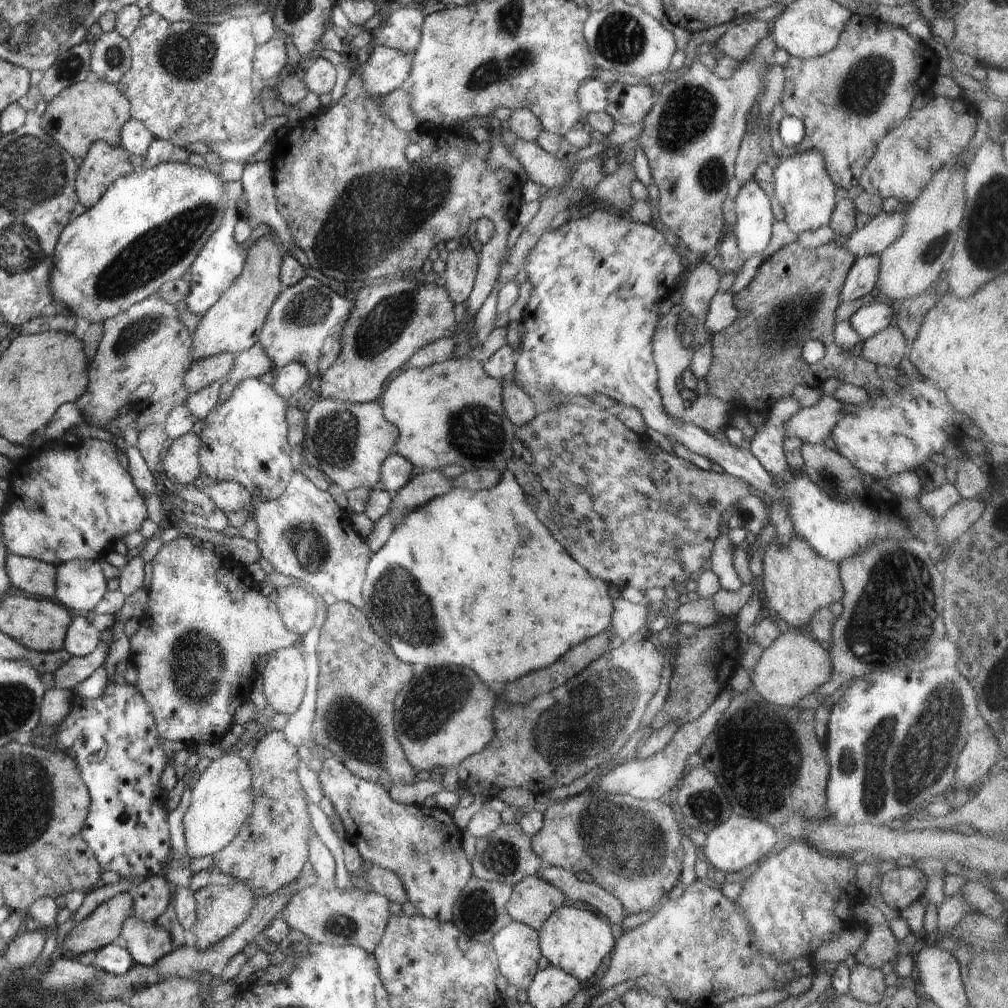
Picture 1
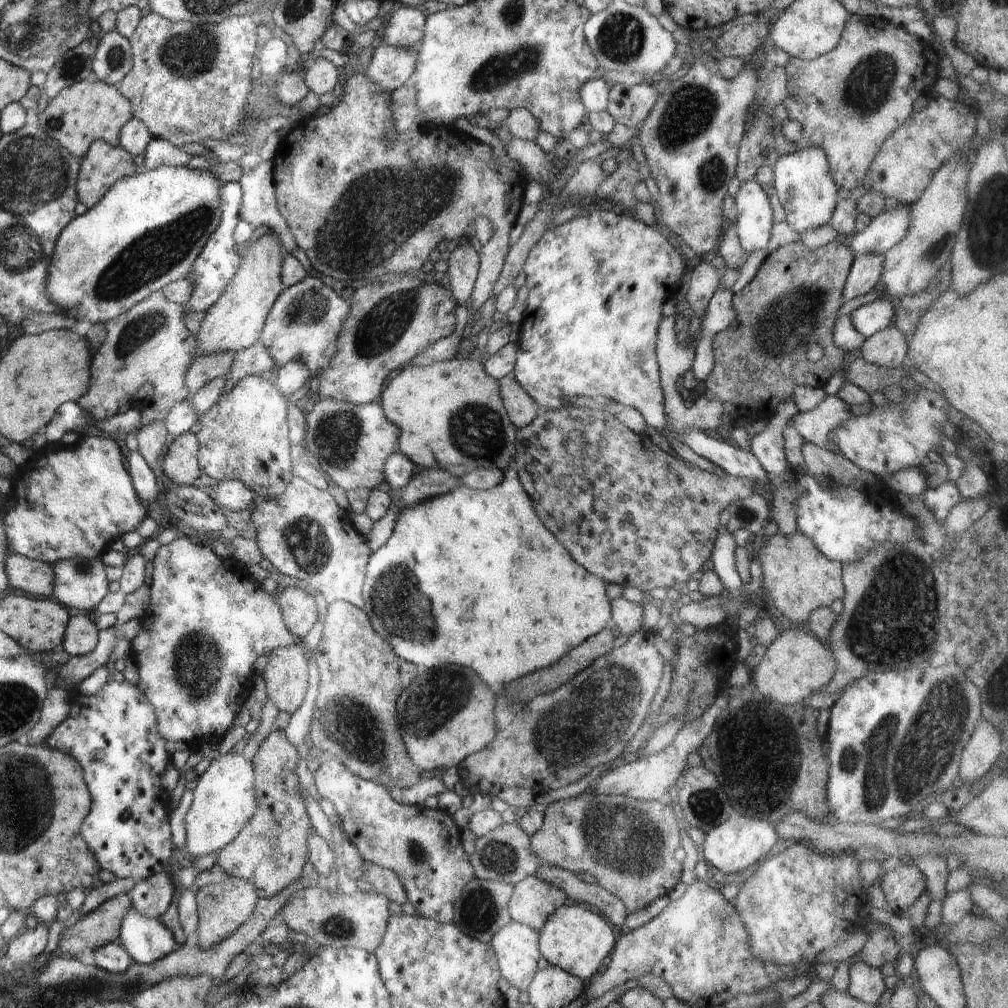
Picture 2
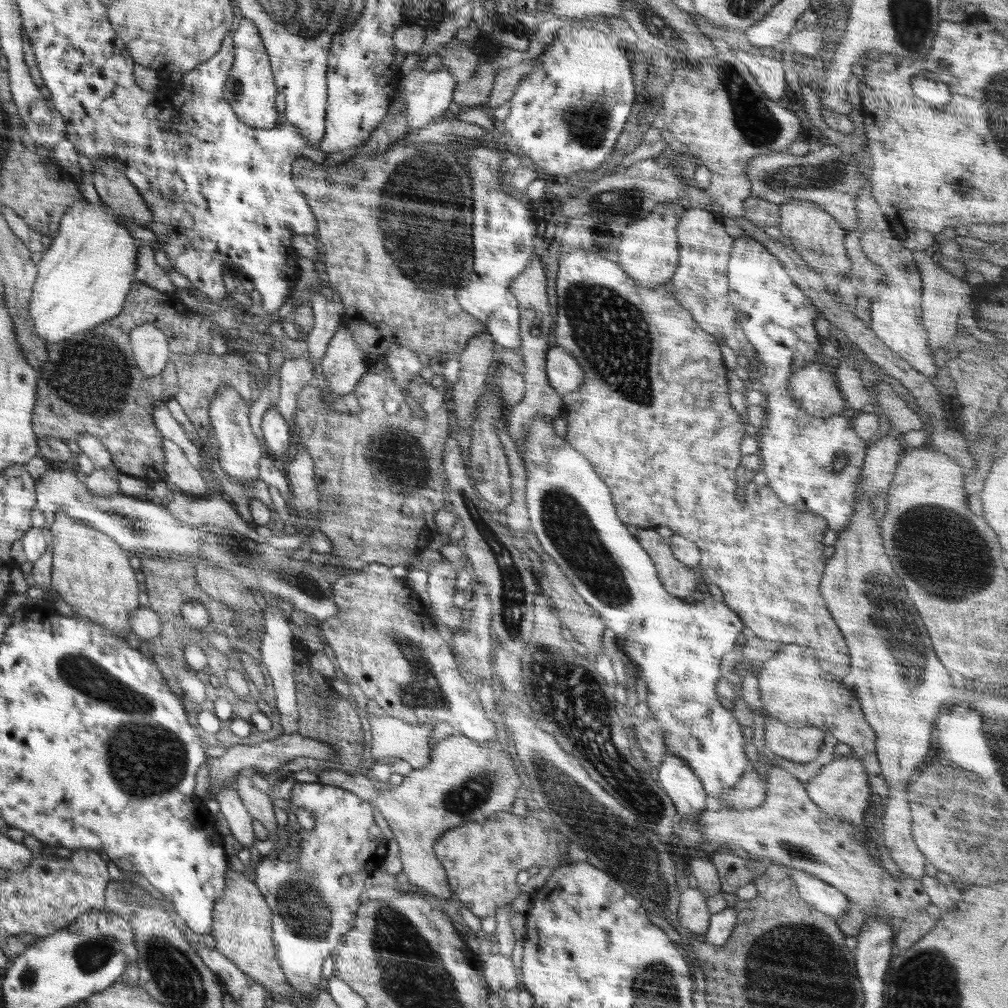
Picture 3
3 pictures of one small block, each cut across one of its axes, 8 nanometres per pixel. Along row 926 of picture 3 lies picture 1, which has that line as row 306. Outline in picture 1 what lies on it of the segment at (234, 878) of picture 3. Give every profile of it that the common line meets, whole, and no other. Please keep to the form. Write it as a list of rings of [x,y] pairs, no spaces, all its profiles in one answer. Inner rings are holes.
[[[273,234],[246,244],[241,273],[234,278],[216,304],[201,316],[192,334],[193,362],[220,353],[235,355],[259,341],[269,310],[284,289],[280,280],[283,249]]]

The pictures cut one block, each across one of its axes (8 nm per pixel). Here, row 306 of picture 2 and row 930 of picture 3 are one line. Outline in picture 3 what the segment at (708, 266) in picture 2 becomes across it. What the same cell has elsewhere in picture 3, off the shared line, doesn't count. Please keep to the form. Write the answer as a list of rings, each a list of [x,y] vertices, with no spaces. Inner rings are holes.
[[[689,887],[679,896],[678,916],[680,924],[690,930],[695,937],[701,937],[709,927],[711,913],[705,903],[702,891]]]

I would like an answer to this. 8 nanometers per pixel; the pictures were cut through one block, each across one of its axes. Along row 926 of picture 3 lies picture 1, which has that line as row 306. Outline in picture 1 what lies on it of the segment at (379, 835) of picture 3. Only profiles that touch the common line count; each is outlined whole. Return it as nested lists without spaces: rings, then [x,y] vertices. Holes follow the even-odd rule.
[[[305,276],[278,295],[260,331],[259,341],[275,368],[299,362],[308,369],[311,378],[320,377],[340,352],[342,329],[352,309],[352,296],[338,295],[318,279]]]

